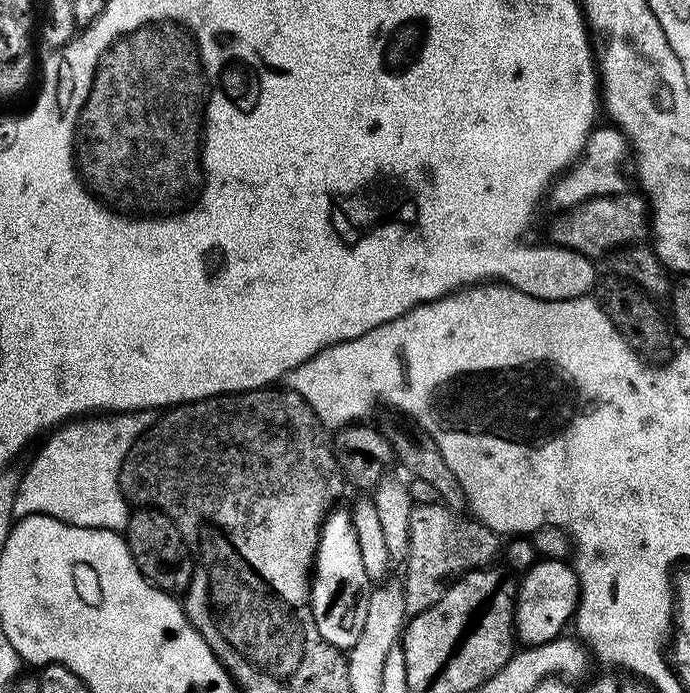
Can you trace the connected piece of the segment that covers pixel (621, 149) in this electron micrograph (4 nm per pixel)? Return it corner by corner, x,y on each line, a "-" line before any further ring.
597,126
588,135
588,141
580,154
580,159
553,183
550,200
556,210
567,210
586,202
590,198
618,196
629,187
624,177
624,159
630,156
630,141
615,126

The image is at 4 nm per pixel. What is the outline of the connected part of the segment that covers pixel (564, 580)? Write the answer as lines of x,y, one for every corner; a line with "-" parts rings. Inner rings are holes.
537,559
536,564
529,572
523,573
519,577
516,590
516,634
519,643
524,646
534,644
545,644
557,639
565,631
564,628
573,623
576,614
576,605
580,603
580,583
576,577
575,567
571,563
563,560

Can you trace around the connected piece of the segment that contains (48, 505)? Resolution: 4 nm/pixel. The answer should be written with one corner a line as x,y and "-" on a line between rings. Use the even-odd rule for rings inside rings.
151,411
96,414
91,418
80,418
55,429
39,445
40,453
33,458
32,465
27,471
24,470
20,477
18,494
14,498
16,517
49,516
74,526
105,528
111,532
123,533
128,527
130,505
120,492
122,462
136,445
136,439
151,426
153,419

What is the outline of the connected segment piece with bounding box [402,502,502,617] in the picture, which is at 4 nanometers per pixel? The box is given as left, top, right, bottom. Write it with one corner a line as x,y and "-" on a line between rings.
437,502
418,504
410,514
410,546
402,583
404,586
404,610
409,617
430,610
438,598
447,590
453,580
466,572
489,567
492,560
501,555
502,540
495,532
475,518
457,514

